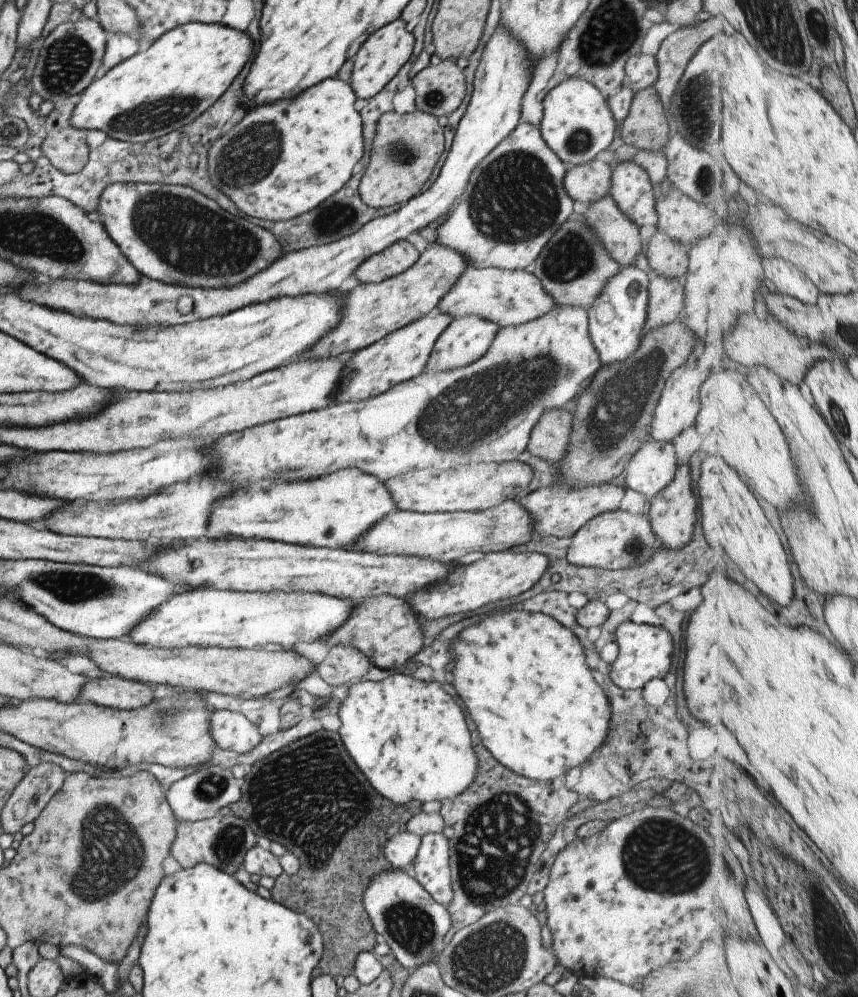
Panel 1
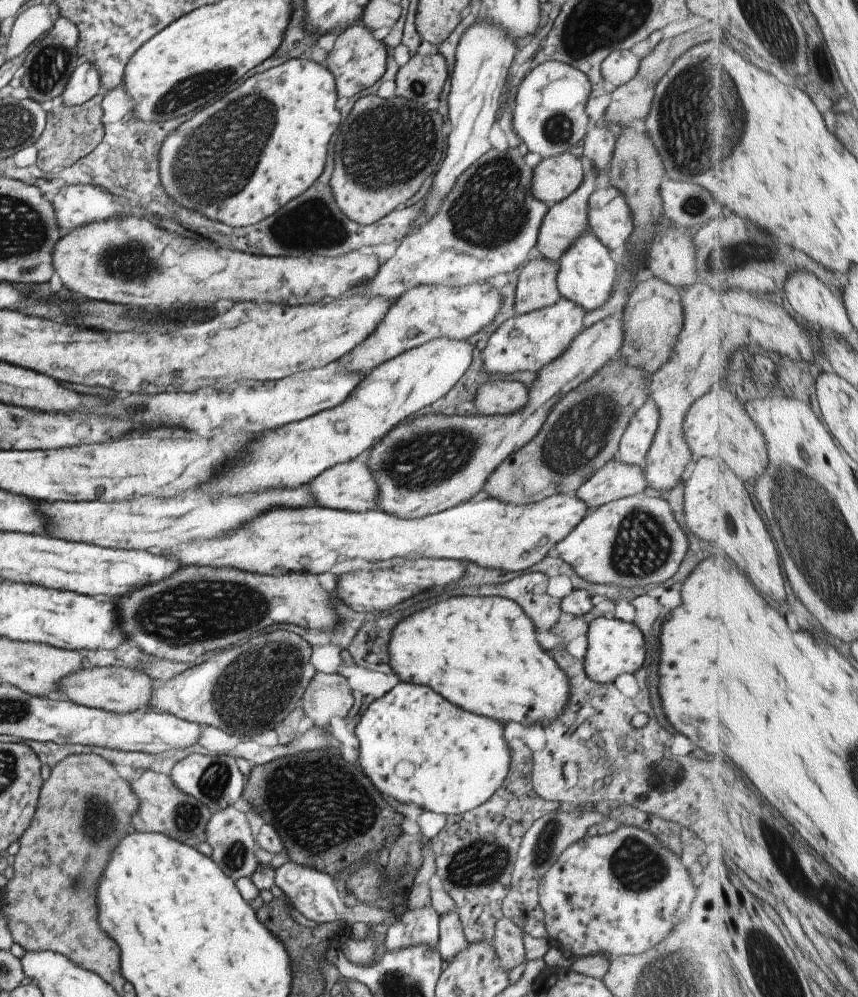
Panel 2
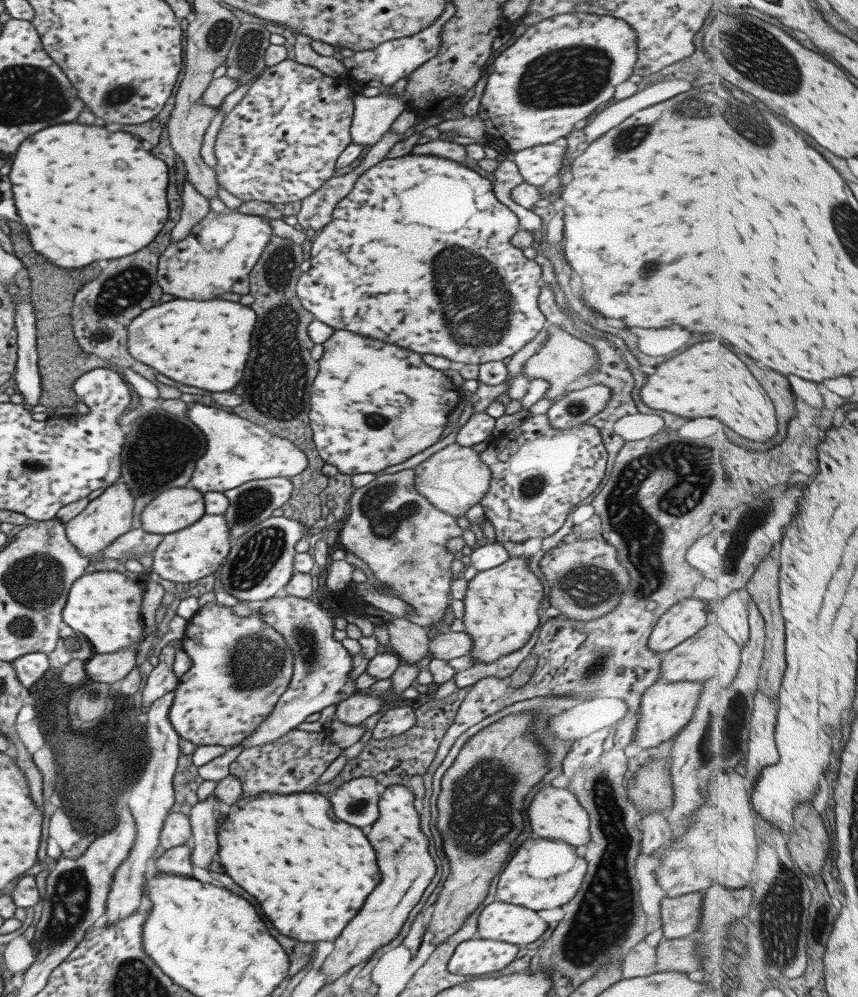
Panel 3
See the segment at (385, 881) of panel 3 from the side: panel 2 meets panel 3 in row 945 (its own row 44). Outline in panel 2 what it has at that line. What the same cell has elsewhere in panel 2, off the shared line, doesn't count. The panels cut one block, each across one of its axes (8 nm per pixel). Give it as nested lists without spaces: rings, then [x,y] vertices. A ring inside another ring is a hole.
[[[363,24],[348,27],[343,33],[336,36],[333,47],[327,52],[322,65],[329,71],[335,81],[337,98],[353,98],[355,94],[379,83],[385,64],[387,64],[387,50],[383,41],[373,38],[373,35]]]

